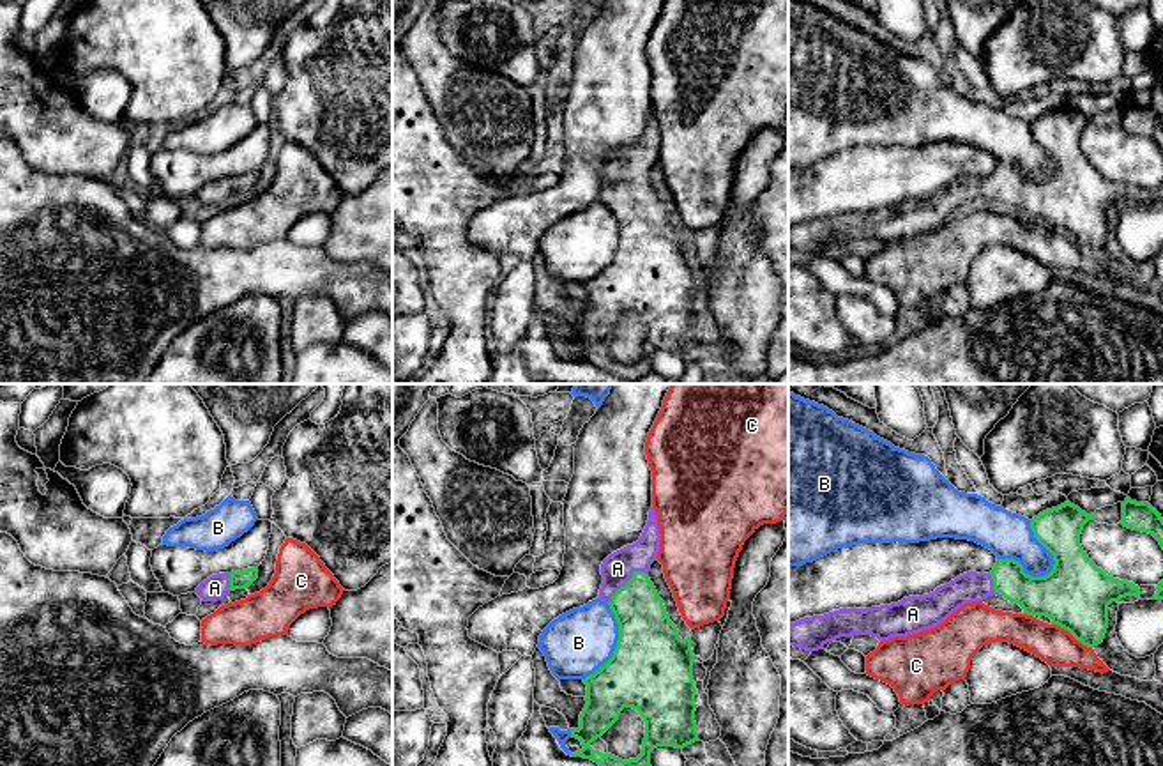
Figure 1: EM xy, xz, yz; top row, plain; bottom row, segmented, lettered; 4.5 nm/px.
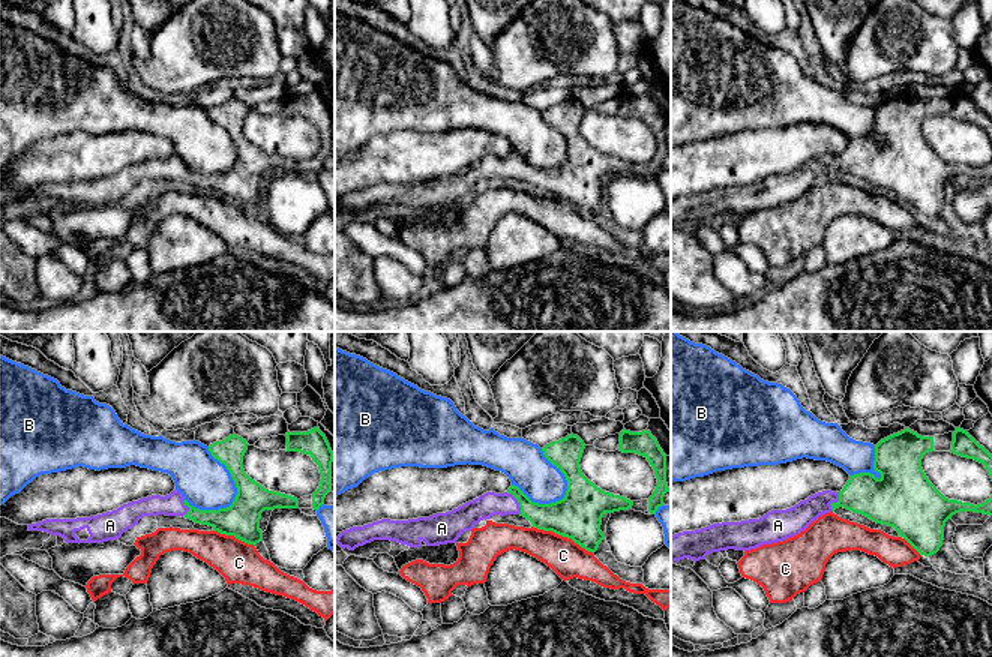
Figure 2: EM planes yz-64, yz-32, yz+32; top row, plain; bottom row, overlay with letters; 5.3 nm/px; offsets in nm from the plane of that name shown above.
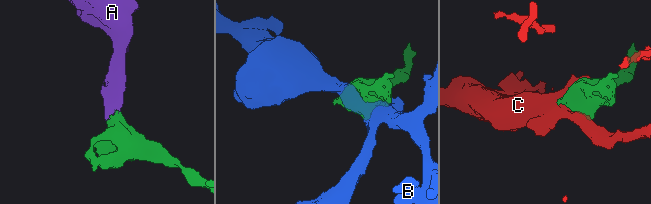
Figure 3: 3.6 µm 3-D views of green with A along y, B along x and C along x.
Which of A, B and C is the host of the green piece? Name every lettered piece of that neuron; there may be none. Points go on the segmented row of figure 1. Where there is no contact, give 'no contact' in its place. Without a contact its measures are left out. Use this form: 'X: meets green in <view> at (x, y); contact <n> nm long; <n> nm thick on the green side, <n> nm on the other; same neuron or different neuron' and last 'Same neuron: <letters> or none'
A: meets green in xz at (626, 582); contact 240 nm long; 260 nm thick on the green side, 140 nm on the other; same neuron
B: meets green in yz at (1045, 547); contact 280 nm long; 300 nm thick on the green side, 200 nm on the other; different neuron
C: meets green in yz at (1073, 635); contact 200 nm long; 320 nm thick on the green side, 170 nm on the other; different neuron
Same neuron: A

